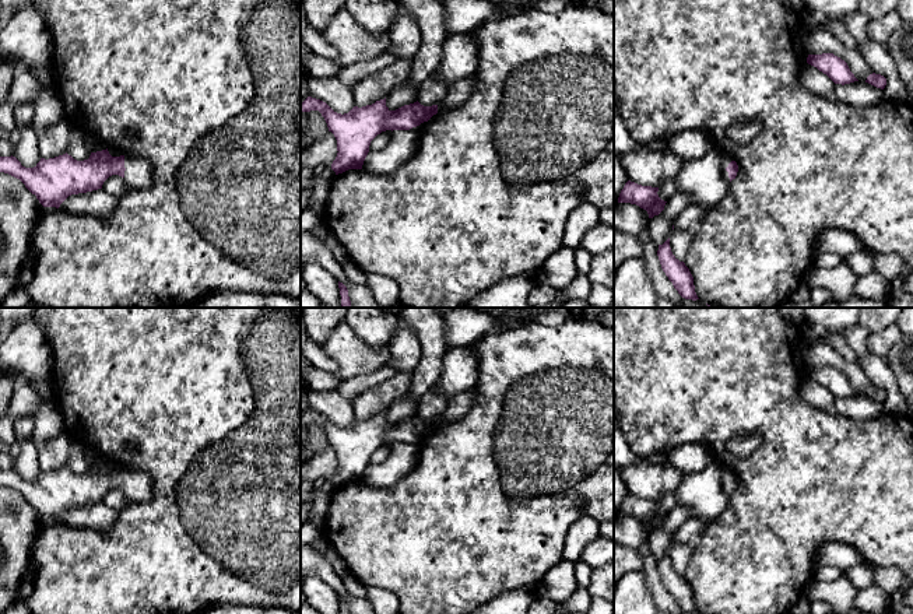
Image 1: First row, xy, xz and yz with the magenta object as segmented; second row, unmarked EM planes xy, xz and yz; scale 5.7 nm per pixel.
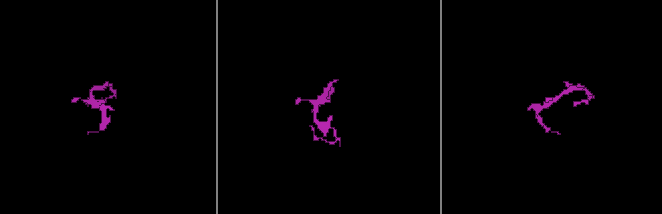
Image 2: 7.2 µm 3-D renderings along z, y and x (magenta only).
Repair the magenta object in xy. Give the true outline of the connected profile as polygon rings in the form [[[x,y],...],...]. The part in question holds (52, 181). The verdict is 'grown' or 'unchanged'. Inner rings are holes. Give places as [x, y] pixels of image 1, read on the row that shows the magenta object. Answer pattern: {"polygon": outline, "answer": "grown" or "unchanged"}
{"polygon": [[[106,150],[91,152],[88,159],[77,161],[67,152],[55,158],[41,158],[34,168],[25,168],[15,157],[0,157],[0,172],[20,179],[36,196],[43,207],[56,207],[71,194],[102,189],[103,182],[112,176],[122,176],[131,189],[148,189],[152,183],[152,165],[141,157],[112,157]]], "answer": "grown"}

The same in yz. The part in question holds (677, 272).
{"polygon": [[[670,238],[659,245],[657,256],[663,271],[673,283],[678,294],[685,299],[699,299],[695,292],[693,277],[684,262],[680,262],[671,252]]], "answer": "unchanged"}

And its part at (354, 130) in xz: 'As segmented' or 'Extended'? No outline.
Extended

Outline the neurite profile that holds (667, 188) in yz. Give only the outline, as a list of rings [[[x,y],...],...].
[[[666,179],[660,186],[659,186],[659,197],[664,201],[667,201],[674,193],[677,192],[675,183],[673,179]]]

